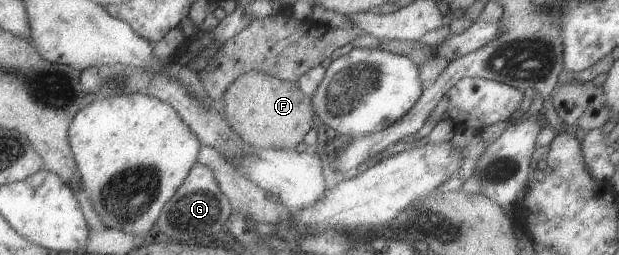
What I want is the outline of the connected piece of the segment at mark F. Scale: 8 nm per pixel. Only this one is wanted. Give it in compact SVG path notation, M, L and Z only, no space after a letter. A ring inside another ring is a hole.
M264 71L240 76L224 93L224 114L242 139L254 147L294 149L314 127L314 102L298 82L284 81Z

